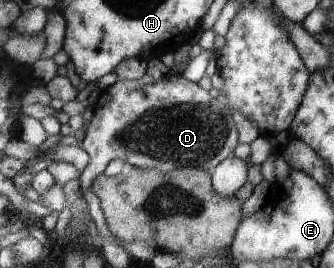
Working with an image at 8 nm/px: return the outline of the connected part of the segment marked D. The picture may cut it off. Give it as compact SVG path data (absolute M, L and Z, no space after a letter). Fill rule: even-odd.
M145 73L140 79L119 79L101 92L93 107L93 117L88 124L86 136L79 144L87 154L89 162L84 166L79 180L82 196L88 202L88 210L101 236L112 239L105 220L105 212L100 197L94 190L94 179L103 173L105 167L115 158L121 158L126 166L153 169L169 173L181 167L197 167L212 171L224 158L231 156L238 143L238 130L232 108L225 96L213 98L199 83L186 79L180 73L166 73L154 78Z

